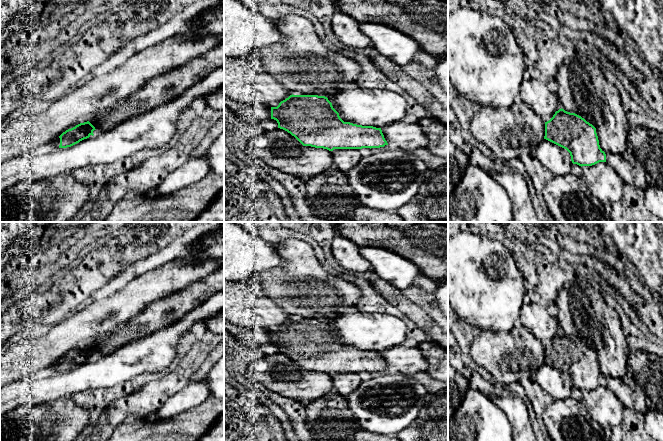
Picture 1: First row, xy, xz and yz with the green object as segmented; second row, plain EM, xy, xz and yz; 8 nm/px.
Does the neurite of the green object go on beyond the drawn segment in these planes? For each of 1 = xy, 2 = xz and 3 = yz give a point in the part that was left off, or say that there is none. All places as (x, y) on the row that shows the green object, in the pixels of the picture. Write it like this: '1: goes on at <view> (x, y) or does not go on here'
1: does not go on here
2: does not go on here
3: does not go on here

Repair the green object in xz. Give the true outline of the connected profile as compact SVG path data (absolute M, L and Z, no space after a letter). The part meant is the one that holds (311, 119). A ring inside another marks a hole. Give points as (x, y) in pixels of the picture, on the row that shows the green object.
M292 94L277 107L271 107L271 119L276 120L278 128L290 133L303 146L333 151L334 149L371 149L388 145L381 128L344 122L325 96Z

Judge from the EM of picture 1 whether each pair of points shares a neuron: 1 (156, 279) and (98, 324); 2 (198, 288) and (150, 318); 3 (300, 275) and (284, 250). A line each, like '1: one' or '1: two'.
1: one
2: one
3: one

